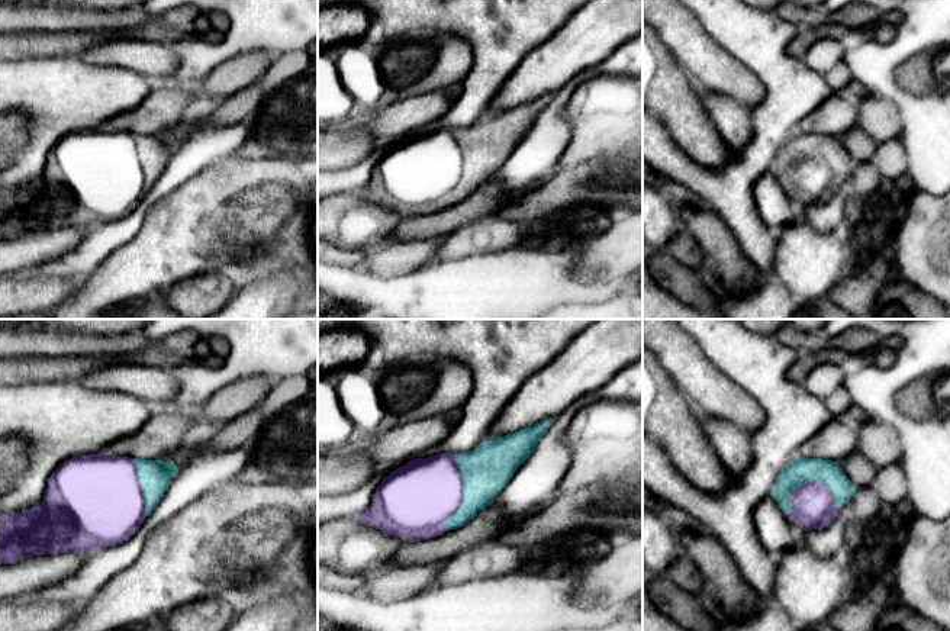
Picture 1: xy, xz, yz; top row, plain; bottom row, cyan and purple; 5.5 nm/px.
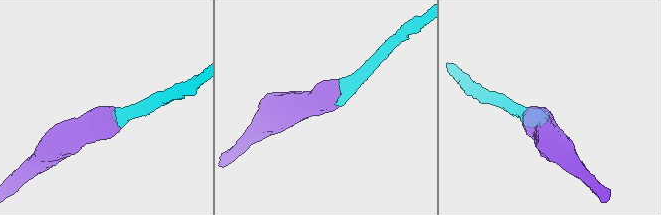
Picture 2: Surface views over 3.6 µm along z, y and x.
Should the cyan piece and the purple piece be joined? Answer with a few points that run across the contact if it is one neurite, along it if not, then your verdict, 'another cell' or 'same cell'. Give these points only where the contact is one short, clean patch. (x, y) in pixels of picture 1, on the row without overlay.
same cell

